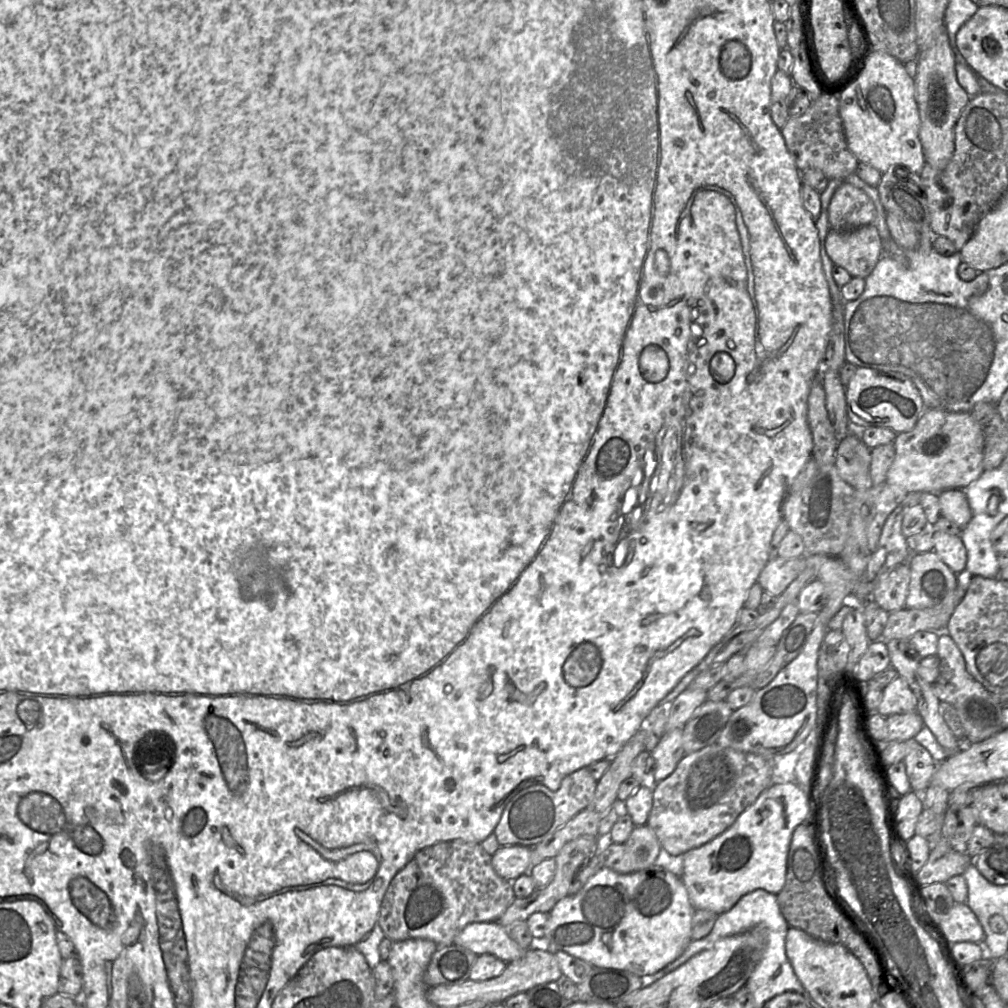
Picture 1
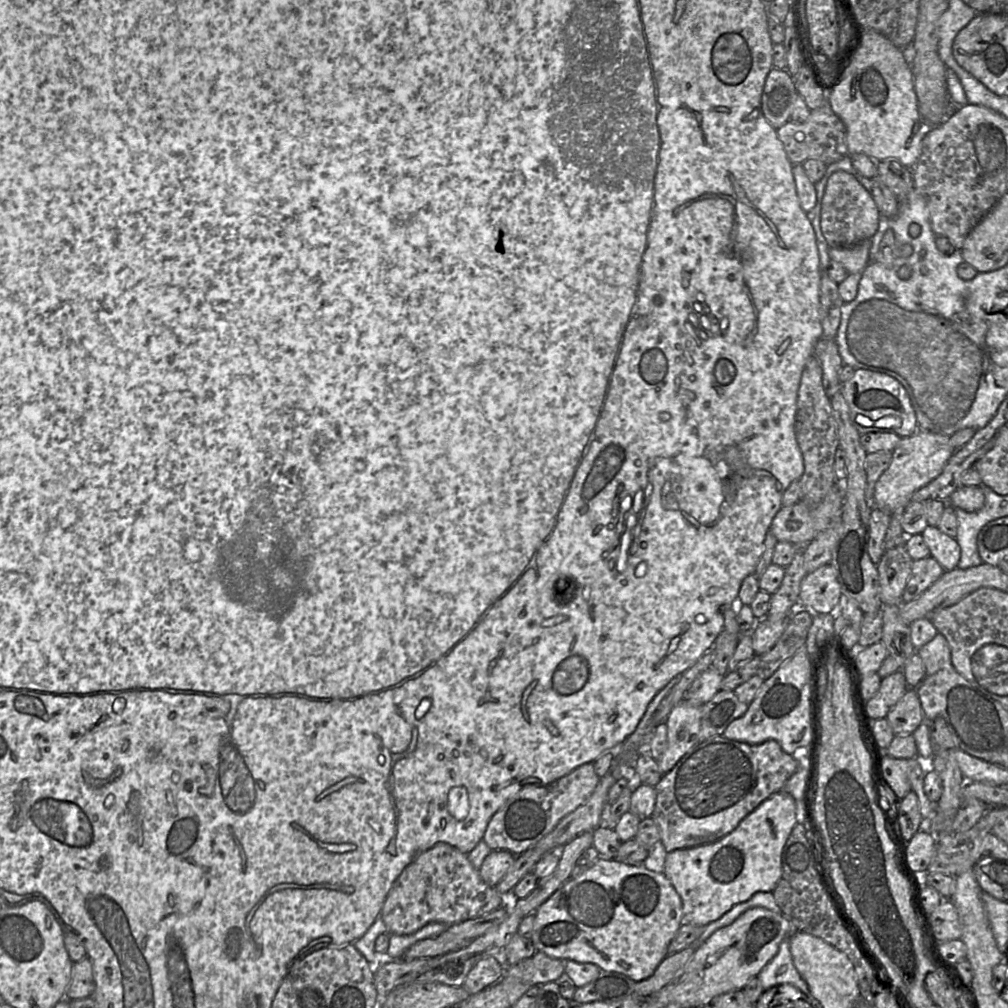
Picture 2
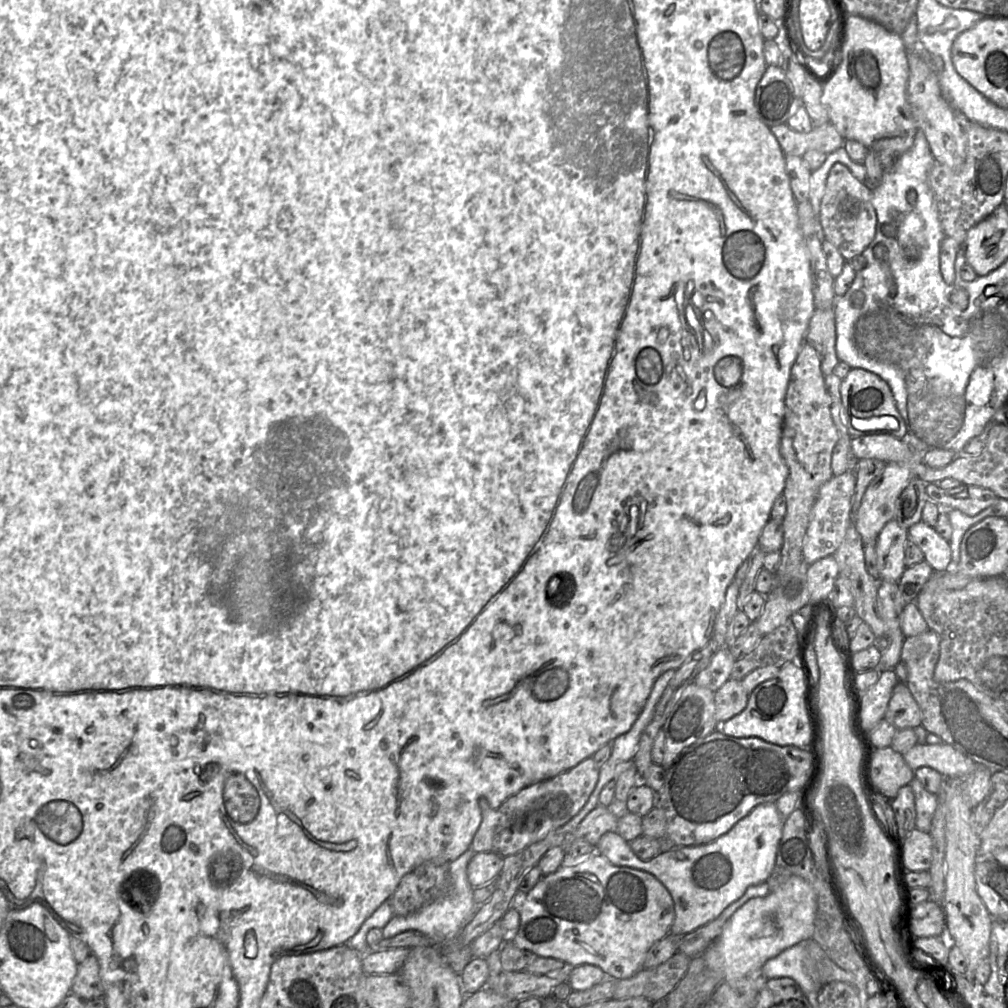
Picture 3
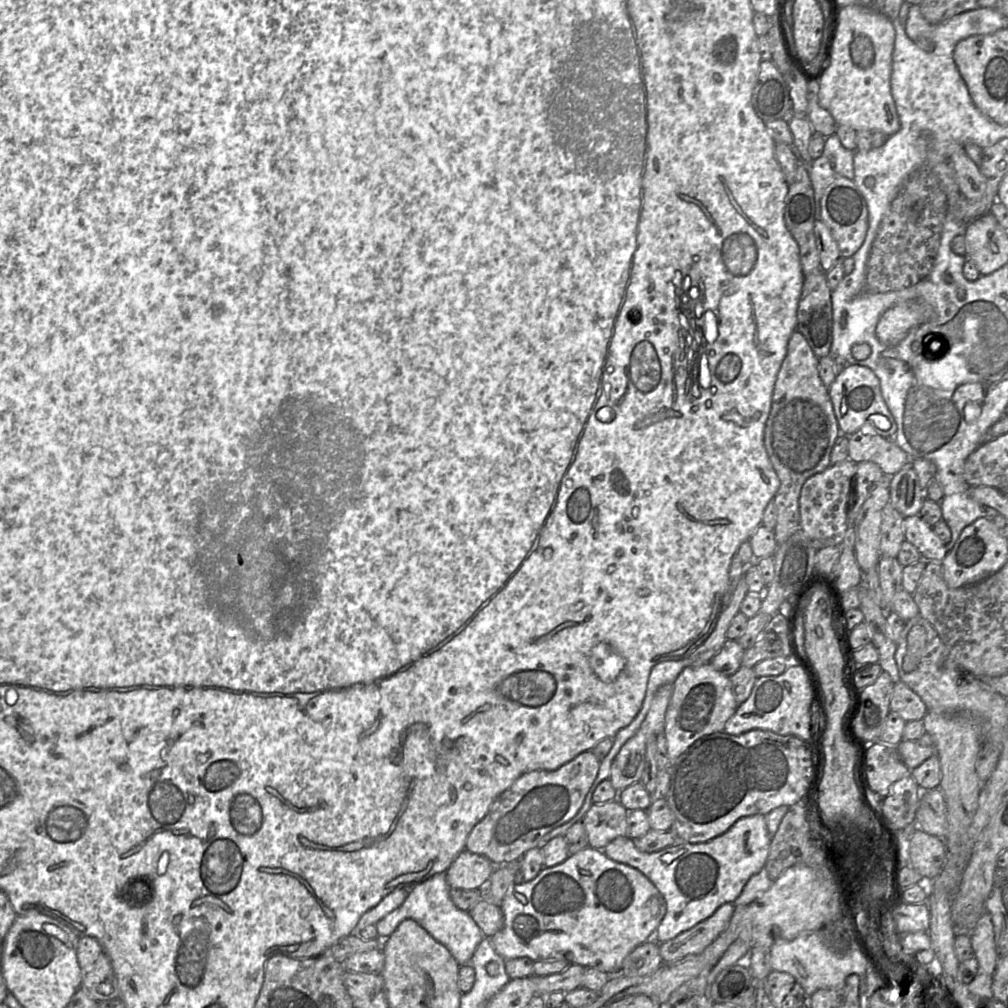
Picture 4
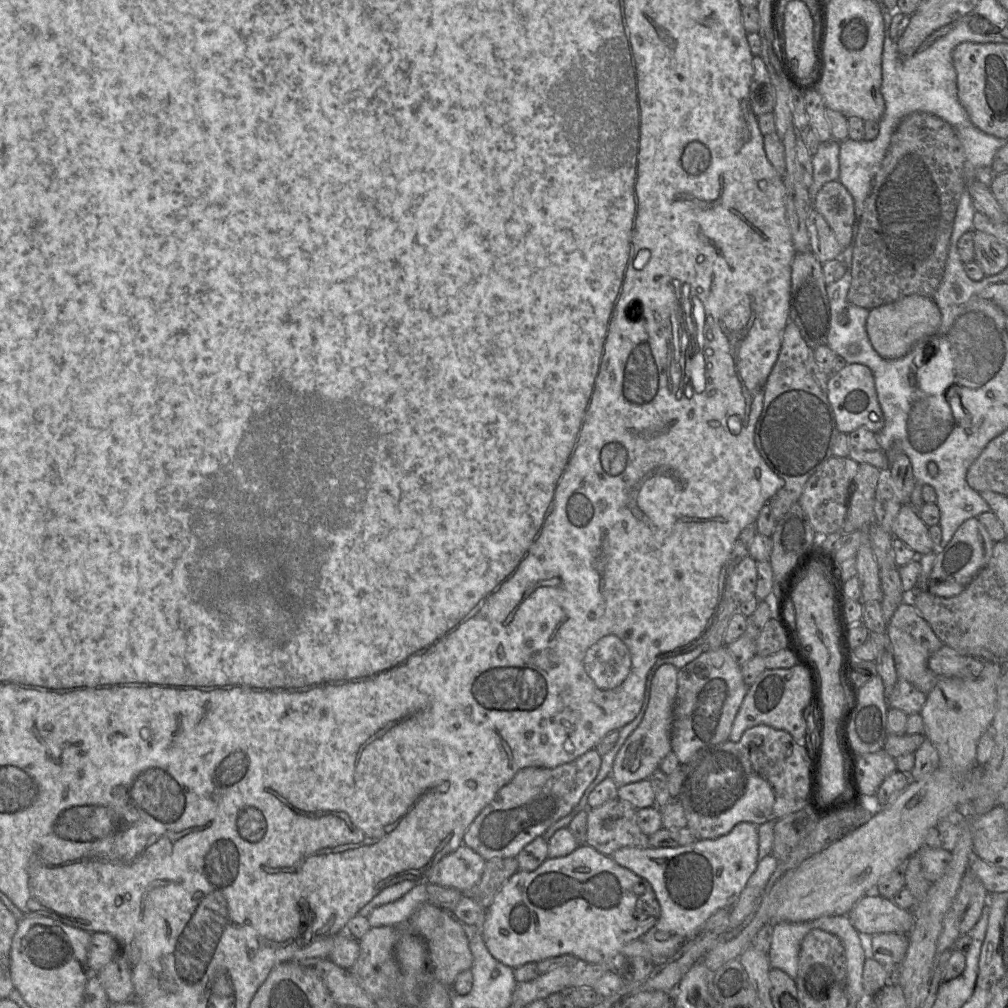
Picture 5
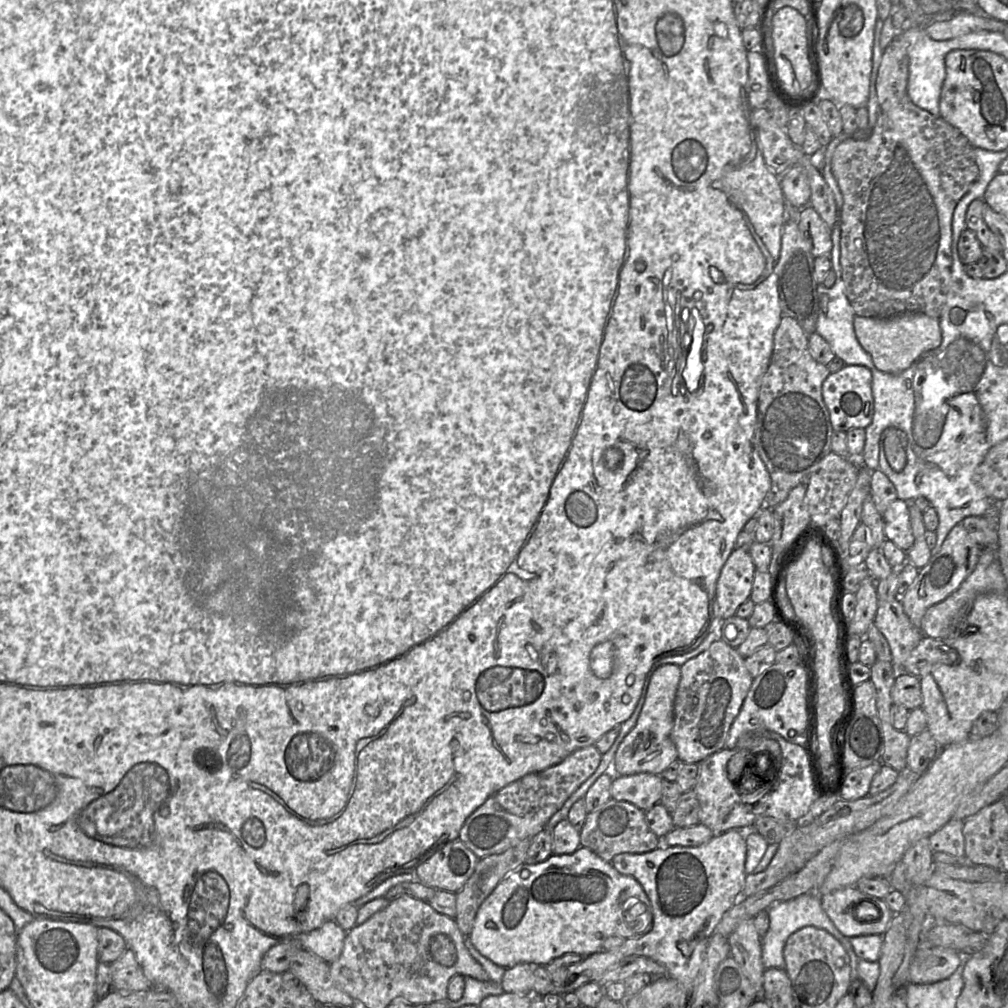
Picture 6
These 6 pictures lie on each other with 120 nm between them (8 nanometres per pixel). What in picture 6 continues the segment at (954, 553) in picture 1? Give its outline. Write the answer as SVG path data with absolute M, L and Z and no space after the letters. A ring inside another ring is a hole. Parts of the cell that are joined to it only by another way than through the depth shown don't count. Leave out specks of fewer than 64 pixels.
M896 499L882 514L886 539L903 551L908 551L915 540L910 523L909 503Z

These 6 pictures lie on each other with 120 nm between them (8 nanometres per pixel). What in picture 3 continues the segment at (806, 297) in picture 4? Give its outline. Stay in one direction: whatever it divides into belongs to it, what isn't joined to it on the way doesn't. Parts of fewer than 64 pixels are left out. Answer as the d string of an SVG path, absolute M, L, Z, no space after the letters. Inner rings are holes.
M834 308L815 309L805 335L805 342L817 352L824 377L832 374L839 363L836 353L835 323Z

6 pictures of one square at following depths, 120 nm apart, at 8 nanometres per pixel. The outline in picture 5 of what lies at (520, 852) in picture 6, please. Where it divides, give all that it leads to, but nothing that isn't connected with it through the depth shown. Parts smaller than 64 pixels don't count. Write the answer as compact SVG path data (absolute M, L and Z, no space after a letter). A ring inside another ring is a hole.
M516 857L498 858L486 861L480 881L469 892L464 892L484 909L488 909L496 894L508 879L519 870Z

